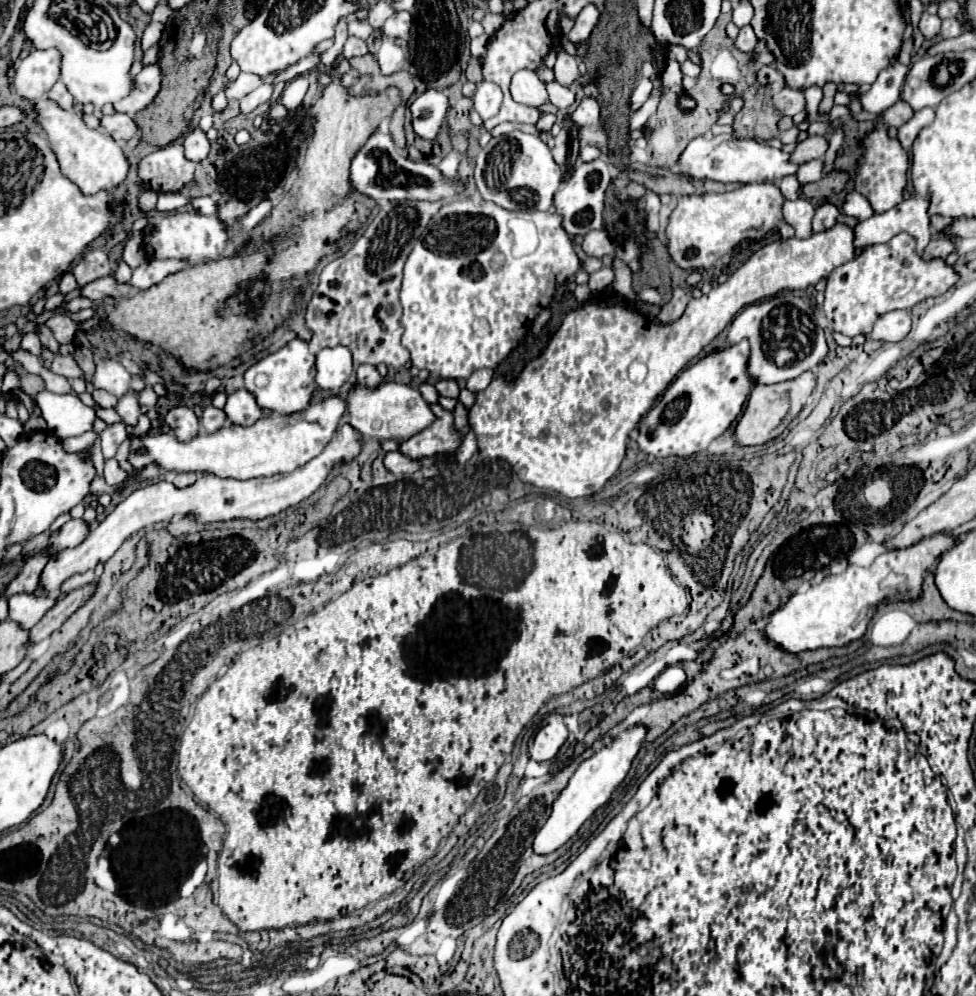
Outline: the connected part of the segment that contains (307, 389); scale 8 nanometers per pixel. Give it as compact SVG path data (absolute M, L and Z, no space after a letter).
M294 338L284 348L266 358L252 364L244 374L244 386L254 394L260 408L270 408L278 414L300 412L310 404L312 392L316 388L316 356L310 352L310 344L306 340Z

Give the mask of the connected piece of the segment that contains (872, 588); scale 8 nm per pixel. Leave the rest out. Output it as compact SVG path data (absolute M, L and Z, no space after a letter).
M936 534L932 538L920 540L910 548L884 552L866 568L848 564L842 574L830 574L820 584L812 584L808 590L794 592L786 604L782 604L768 616L764 638L774 642L780 650L792 654L844 646L852 640L858 640L860 636L864 636L866 624L882 600L890 596L894 596L896 600L912 600L920 594L926 568L934 562L936 556L952 548L954 540L954 536Z

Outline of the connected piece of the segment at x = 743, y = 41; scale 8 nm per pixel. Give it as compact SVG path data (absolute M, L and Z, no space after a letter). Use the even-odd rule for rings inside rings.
M744 26L736 38L736 46L742 50L742 52L748 52L748 50L754 50L756 46L756 34L752 30L752 26Z

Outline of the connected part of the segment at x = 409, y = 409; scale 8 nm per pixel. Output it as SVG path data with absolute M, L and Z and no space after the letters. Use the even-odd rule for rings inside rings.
M380 382L376 388L358 384L350 388L346 396L346 418L362 436L372 436L378 440L406 440L434 422L434 414L422 394L416 388L396 382Z

